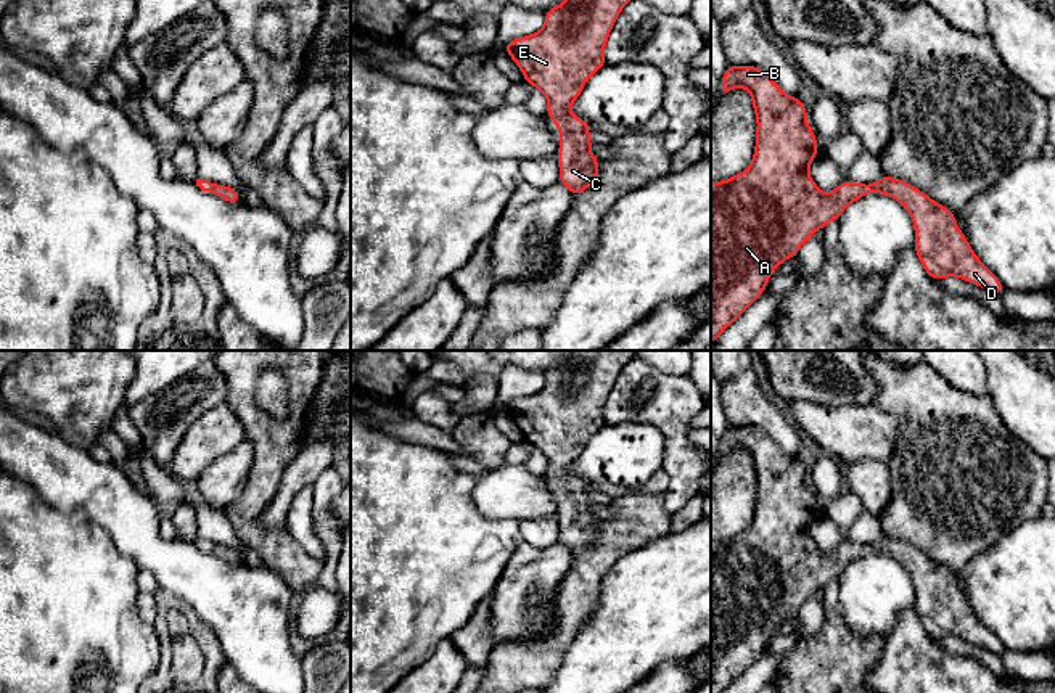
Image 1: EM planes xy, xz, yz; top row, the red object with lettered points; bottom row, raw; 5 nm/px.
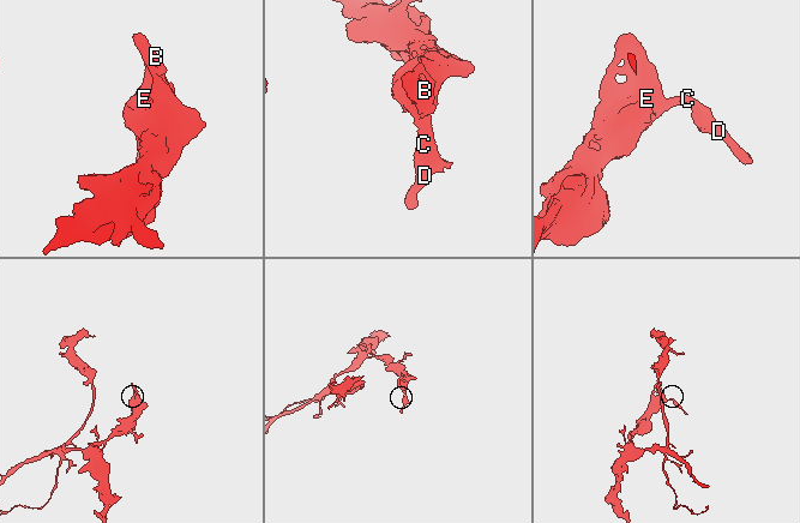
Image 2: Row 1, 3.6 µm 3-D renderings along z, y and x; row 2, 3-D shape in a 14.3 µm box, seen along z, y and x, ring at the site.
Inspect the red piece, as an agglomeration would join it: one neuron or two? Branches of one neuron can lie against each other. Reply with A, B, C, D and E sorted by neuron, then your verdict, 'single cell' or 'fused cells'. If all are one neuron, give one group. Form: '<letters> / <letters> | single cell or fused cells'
A B C D E | single cell

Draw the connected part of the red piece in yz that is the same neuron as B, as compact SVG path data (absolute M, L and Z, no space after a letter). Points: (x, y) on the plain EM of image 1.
M729 424L720 442L719 455L727 455L738 445L745 447L753 460L757 479L756 510L746 531L725 542L711 542L711 693L722 693L733 683L762 654L770 634L785 619L798 616L803 603L811 598L815 590L822 590L828 582L838 580L851 563L872 552L894 558L909 571L915 585L915 613L925 632L933 640L959 637L997 656L1004 653L1005 646L976 617L965 595L959 590L955 574L907 542L886 535L881 535L872 545L844 540L831 553L822 553L807 534L819 508L817 498L806 482L809 474L803 461L798 457L788 457L761 428Z

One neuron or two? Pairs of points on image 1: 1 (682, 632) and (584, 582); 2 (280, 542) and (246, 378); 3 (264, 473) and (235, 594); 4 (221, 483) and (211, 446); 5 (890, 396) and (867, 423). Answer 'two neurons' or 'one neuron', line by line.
1: two neurons
2: one neuron
3: two neurons
4: two neurons
5: two neurons

